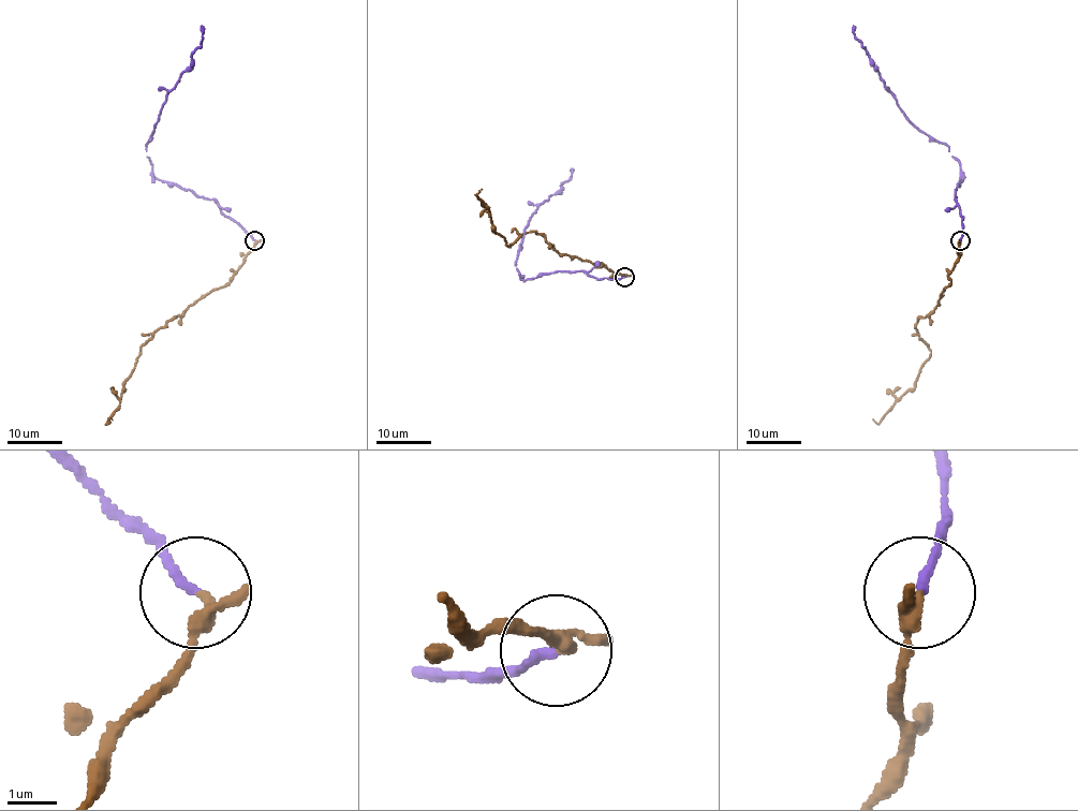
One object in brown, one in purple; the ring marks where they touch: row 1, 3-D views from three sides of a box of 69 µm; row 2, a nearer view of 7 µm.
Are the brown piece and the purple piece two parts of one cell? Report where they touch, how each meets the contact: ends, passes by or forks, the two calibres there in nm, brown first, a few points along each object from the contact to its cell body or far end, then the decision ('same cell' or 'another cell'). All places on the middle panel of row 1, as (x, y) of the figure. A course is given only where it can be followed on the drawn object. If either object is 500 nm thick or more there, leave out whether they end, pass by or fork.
at (624, 277); brown passes by; purple ends there; 220 nm thick on the brown side, 180 nm on the other; brown runs (623, 276), (603, 265), (560, 254), (534, 231), (510, 247), (495, 231), (490, 211), (476, 194), (482, 189); purple runs (623, 276), (596, 279), (581, 270), (556, 270), (525, 280), (516, 268), (530, 218), (571, 178), (571, 171); another cell

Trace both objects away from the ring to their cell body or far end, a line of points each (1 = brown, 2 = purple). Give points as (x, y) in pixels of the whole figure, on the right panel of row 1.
1: (960, 239), (950, 283), (941, 293), (938, 306), (915, 326), (931, 356), (915, 386), (877, 423), (872, 419)
2: (960, 239), (960, 163), (901, 108), (855, 26)

